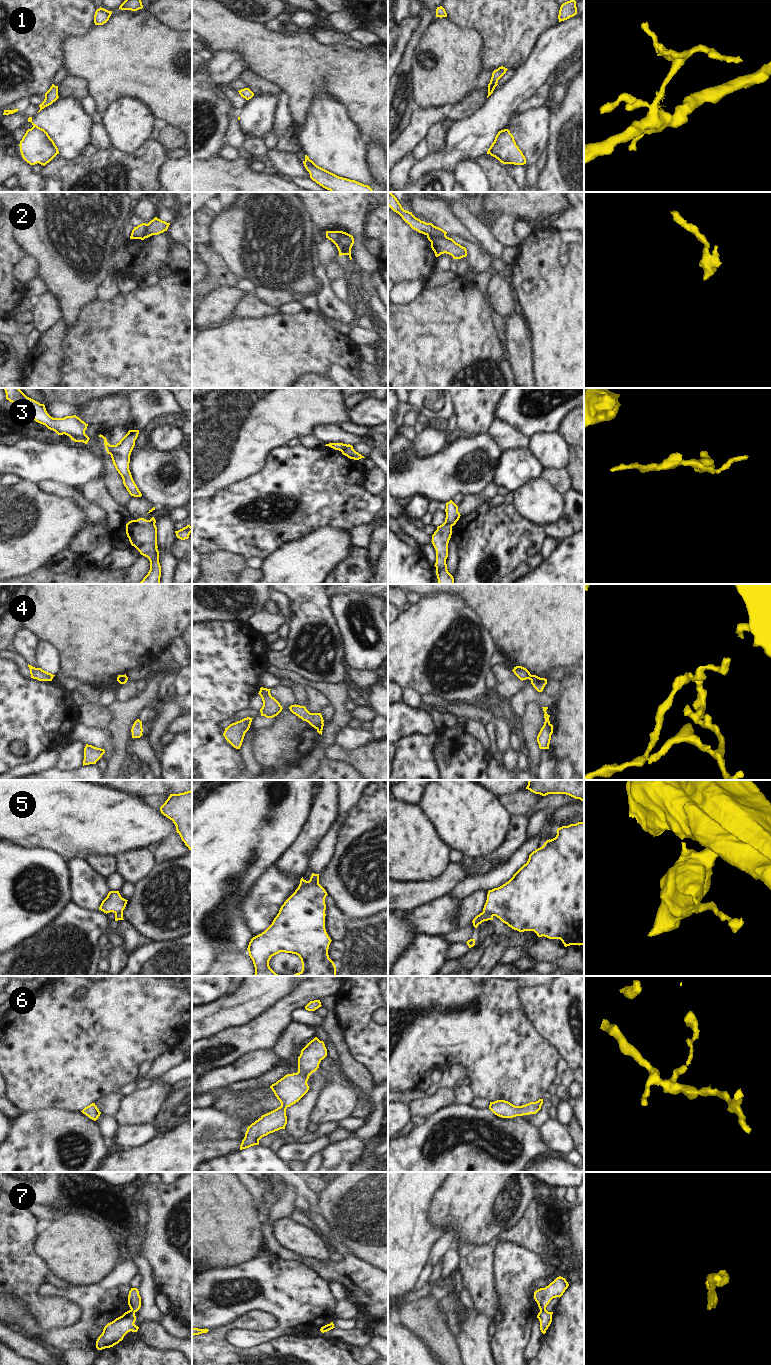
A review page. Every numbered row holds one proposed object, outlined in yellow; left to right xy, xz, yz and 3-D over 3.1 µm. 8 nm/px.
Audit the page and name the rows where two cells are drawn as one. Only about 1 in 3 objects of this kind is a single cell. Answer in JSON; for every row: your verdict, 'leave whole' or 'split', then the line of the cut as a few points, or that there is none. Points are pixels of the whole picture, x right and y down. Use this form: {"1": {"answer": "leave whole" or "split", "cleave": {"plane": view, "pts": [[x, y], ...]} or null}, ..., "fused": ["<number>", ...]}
{"1": {"answer": "split", "cleave": {"plane": "xy", "pts": [[33, 125], [37, 127]]}}, "2": {"answer": "split", "cleave": {"plane": "yz", "pts": [[445, 235], [427, 236]]}}, "3": {"answer": "split", "cleave": {"plane": "yz", "pts": [[445, 521], [451, 526]]}}, "4": {"answer": "split", "cleave": {"plane": "yz", "pts": [[532, 675], [529, 679]]}}, "5": {"answer": "split", "cleave": {"plane": "yz", "pts": [[483, 910], [493, 915]]}}, "6": {"answer": "leave whole", "cleave": null}, "7": {"answer": "split", "cleave": {"plane": "yz", "pts": [[545, 1309], [540, 1311]]}}, "fused": ["1", "2", "3", "4", "5", "7"]}

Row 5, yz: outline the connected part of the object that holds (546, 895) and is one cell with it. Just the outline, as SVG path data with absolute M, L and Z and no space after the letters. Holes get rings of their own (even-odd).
M584 822L558 828L556 837L547 840L542 847L533 851L529 855L527 863L524 864L508 882L488 891L483 911L491 913L503 923L519 932L534 931L538 937L544 936L549 939L560 939L565 947L570 945L584 945Z

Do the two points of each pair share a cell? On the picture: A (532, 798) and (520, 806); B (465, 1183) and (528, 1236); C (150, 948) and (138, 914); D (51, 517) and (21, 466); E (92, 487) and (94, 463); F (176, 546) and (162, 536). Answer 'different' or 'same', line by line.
A: same
B: different
C: different
D: different
E: different
F: different

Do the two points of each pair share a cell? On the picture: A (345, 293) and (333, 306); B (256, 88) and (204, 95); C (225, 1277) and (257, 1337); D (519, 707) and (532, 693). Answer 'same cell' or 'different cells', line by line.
A: different cells
B: different cells
C: same cell
D: same cell

